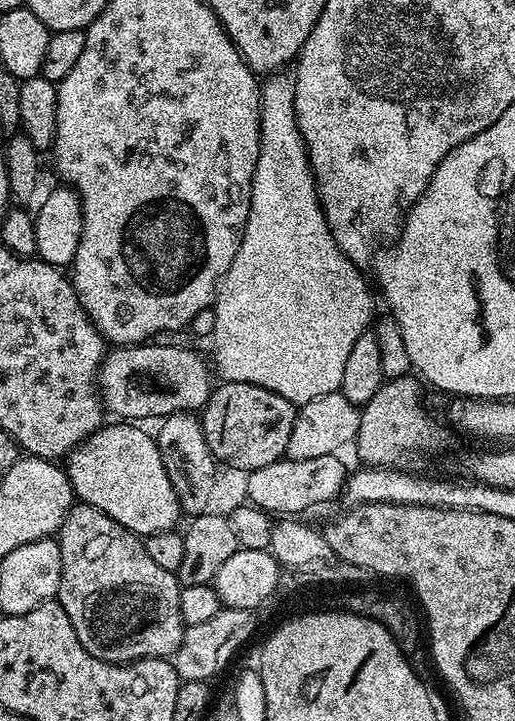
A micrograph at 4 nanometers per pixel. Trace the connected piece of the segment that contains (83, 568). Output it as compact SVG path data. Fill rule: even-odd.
M76 502L60 526L58 543L62 574L56 599L62 610L66 610L66 618L70 618L70 626L74 626L78 634L78 642L82 642L94 658L105 660L107 664L132 664L135 660L149 660L155 656L168 658L178 650L186 627L180 613L182 584L177 573L162 570L162 566L151 560L141 537L114 522L114 518L102 510Z

